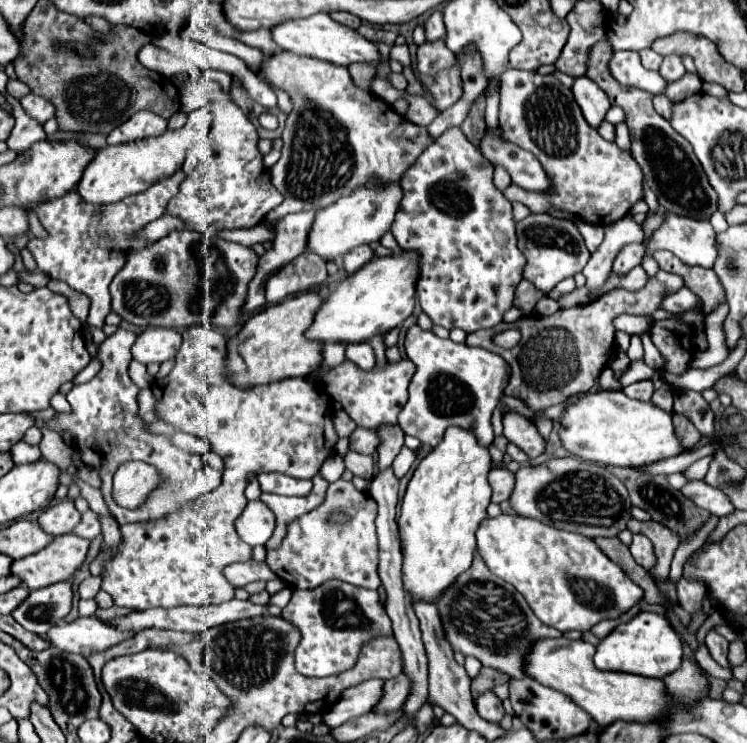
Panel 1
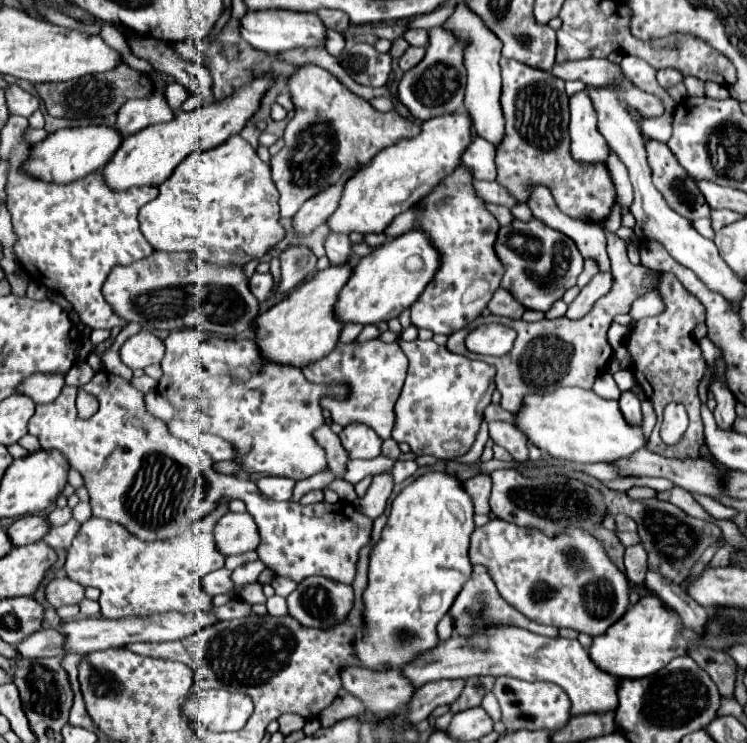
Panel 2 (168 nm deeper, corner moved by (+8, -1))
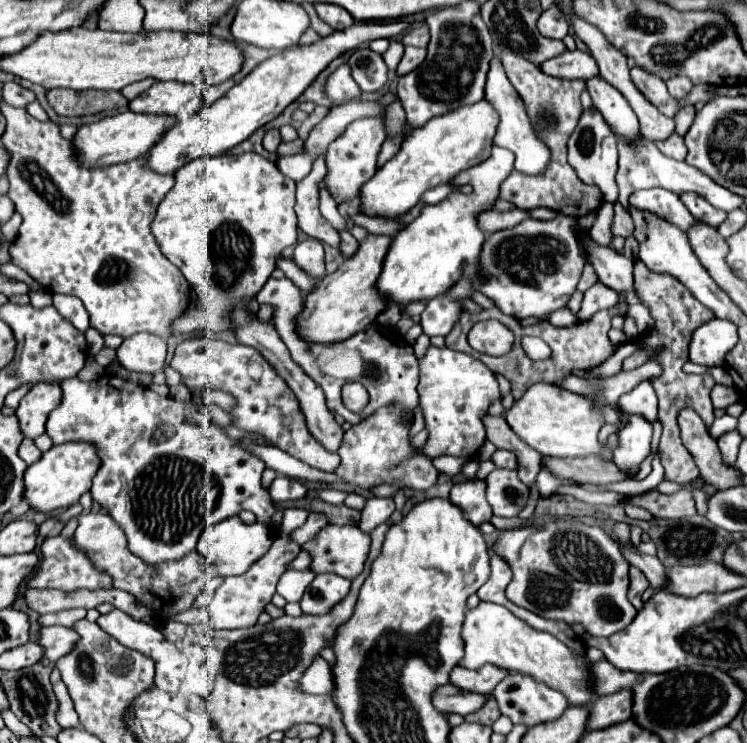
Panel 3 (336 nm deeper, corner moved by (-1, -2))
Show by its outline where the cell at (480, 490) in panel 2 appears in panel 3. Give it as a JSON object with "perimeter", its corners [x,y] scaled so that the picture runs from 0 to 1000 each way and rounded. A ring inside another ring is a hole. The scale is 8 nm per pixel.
{"perimeter":[[[632,645],[621,650],[610,650],[602,661],[602,674],[610,677],[613,685],[621,688],[624,699],[643,709],[648,701],[656,701],[659,685],[651,674],[651,650]]]}

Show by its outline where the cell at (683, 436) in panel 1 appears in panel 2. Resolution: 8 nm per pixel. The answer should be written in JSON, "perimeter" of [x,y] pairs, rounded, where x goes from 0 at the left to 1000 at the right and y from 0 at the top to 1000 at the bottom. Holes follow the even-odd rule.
{"perimeter":[[[896,366],[885,369],[882,393],[885,393],[890,412],[893,412],[890,420],[885,420],[877,428],[858,428],[850,436],[850,441],[845,444],[845,452],[839,460],[839,471],[847,482],[850,501],[855,503],[855,506],[850,506],[850,511],[861,522],[863,533],[877,544],[877,555],[880,555],[880,573],[866,595],[866,603],[871,608],[880,608],[880,611],[893,614],[893,616],[920,616],[920,614],[933,616],[936,600],[941,598],[941,568],[936,560],[938,544],[936,544],[933,517],[944,503],[944,485],[941,485],[936,463],[928,458],[928,441],[933,433],[944,431],[944,415]],[[898,541],[909,541],[920,549],[922,576],[906,598],[890,600],[890,595],[885,595],[885,590],[882,590],[882,573],[888,565],[888,549]]]}

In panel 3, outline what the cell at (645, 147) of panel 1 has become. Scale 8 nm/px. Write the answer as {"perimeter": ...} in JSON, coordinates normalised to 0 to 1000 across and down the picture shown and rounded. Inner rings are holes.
{"perimeter":[[[916,260],[913,265],[913,273],[921,279],[921,284],[934,295],[934,297],[942,297],[948,303],[956,303],[961,306],[969,295],[972,295],[972,284],[964,284],[959,279],[953,279],[945,268],[940,268],[937,262],[929,262],[929,260]]]}

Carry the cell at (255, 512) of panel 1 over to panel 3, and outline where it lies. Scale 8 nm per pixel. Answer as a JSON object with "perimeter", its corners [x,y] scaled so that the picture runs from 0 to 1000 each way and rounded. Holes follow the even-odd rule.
{"perimeter":[[[319,693],[305,696],[300,701],[295,701],[286,709],[278,709],[268,728],[265,728],[265,744],[278,755],[281,760],[281,777],[311,777],[311,774],[324,774],[335,766],[335,760],[340,755],[345,755],[364,734],[367,728],[367,717],[361,715],[359,707],[353,704],[337,704],[329,707],[321,701]]]}

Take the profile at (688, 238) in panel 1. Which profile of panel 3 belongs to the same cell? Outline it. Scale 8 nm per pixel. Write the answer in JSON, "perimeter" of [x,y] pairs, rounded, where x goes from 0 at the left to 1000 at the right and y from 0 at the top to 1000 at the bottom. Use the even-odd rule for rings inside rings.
{"perimeter":[[[803,101],[787,106],[784,112],[787,112],[787,125],[793,131],[795,147],[803,149],[803,155],[811,160],[819,176],[825,182],[838,182],[841,187],[854,184],[857,182],[854,160],[843,147],[843,141],[838,139],[838,133],[833,131],[833,125],[817,112],[811,112]]]}

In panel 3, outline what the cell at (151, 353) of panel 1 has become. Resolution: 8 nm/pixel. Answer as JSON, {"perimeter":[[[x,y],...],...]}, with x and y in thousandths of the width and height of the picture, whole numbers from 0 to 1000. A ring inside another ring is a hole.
{"perimeter":[[[185,448],[163,459],[155,470],[158,489],[171,499],[212,502],[222,486],[222,459],[203,448]]]}

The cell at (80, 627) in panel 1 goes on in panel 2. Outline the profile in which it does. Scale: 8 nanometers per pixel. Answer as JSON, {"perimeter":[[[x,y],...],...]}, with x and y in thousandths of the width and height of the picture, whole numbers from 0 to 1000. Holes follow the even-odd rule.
{"perimeter":[[[52,848],[41,856],[36,856],[28,867],[23,867],[23,875],[31,886],[60,886],[60,883],[79,883],[84,886],[90,880],[87,875],[87,856],[79,853],[79,848]]]}

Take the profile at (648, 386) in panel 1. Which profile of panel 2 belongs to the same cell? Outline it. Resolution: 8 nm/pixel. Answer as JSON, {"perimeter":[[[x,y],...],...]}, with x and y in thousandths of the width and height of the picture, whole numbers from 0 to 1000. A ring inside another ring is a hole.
{"perimeter":[[[837,525],[829,536],[829,549],[834,560],[842,565],[842,571],[858,571],[858,538],[850,528]]]}

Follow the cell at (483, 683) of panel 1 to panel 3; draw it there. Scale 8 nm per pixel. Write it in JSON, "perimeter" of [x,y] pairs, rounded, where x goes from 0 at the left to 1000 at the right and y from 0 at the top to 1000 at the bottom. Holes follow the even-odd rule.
{"perimeter":[[[656,935],[653,946],[651,946],[643,957],[637,957],[637,960],[632,960],[632,962],[624,962],[624,970],[627,970],[627,973],[643,973],[643,976],[659,978],[659,973],[661,973],[667,965],[669,965],[667,949],[664,949],[664,943],[661,943],[659,935]]]}

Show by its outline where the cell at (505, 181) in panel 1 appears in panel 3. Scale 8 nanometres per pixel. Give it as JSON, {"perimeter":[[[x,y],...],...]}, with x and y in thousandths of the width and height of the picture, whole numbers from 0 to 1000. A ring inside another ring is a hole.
{"perimeter":[[[659,198],[656,214],[637,225],[629,225],[602,246],[605,252],[632,249],[632,260],[602,260],[586,276],[573,276],[565,287],[525,322],[511,370],[506,376],[506,392],[517,394],[522,405],[549,408],[560,402],[581,402],[605,386],[621,367],[621,359],[635,357],[648,327],[648,314],[640,306],[640,289],[656,284],[669,262],[669,249],[685,233],[688,209],[672,198]]]}

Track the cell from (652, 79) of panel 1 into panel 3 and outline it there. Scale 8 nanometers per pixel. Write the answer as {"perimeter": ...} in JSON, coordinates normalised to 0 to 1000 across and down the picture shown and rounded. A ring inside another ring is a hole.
{"perimeter":[[[755,69],[752,74],[744,74],[742,79],[723,85],[723,96],[750,106],[782,106],[782,109],[801,101],[798,82],[793,79],[790,71],[779,69]]]}

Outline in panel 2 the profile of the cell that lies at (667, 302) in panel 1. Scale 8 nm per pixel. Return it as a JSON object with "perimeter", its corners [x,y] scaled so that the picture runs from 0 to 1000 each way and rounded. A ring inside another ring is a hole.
{"perimeter":[[[869,393],[847,406],[842,423],[847,425],[847,431],[863,428],[863,425],[880,425],[885,420],[885,412],[890,412],[890,406],[885,406],[885,396]]]}

